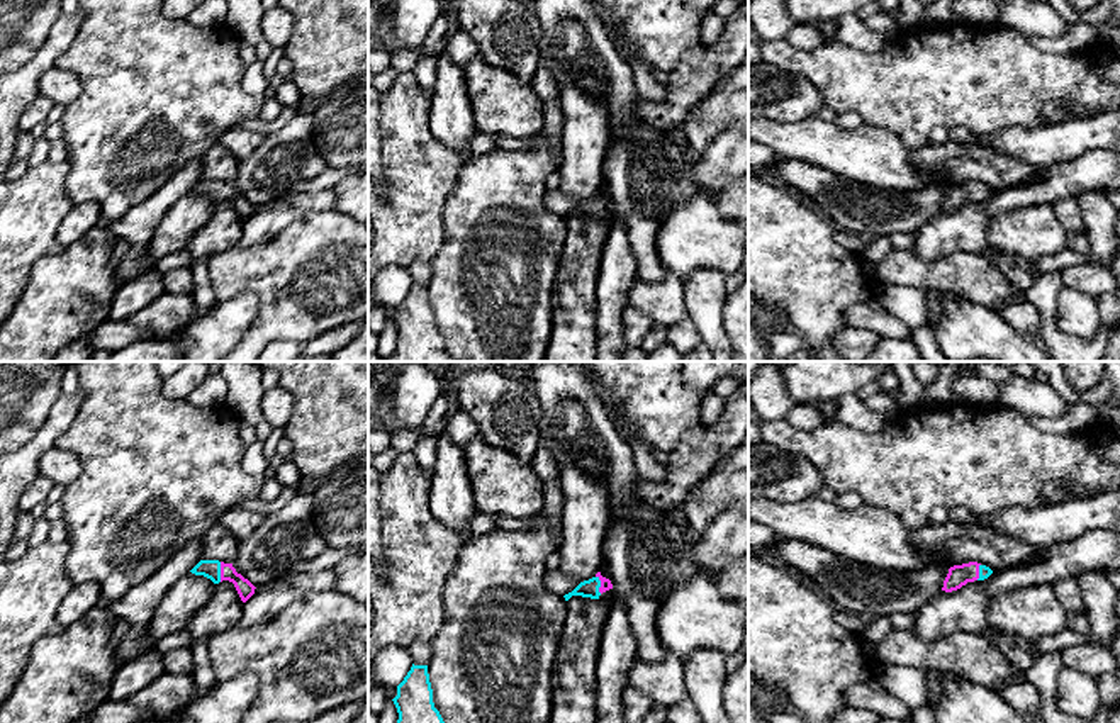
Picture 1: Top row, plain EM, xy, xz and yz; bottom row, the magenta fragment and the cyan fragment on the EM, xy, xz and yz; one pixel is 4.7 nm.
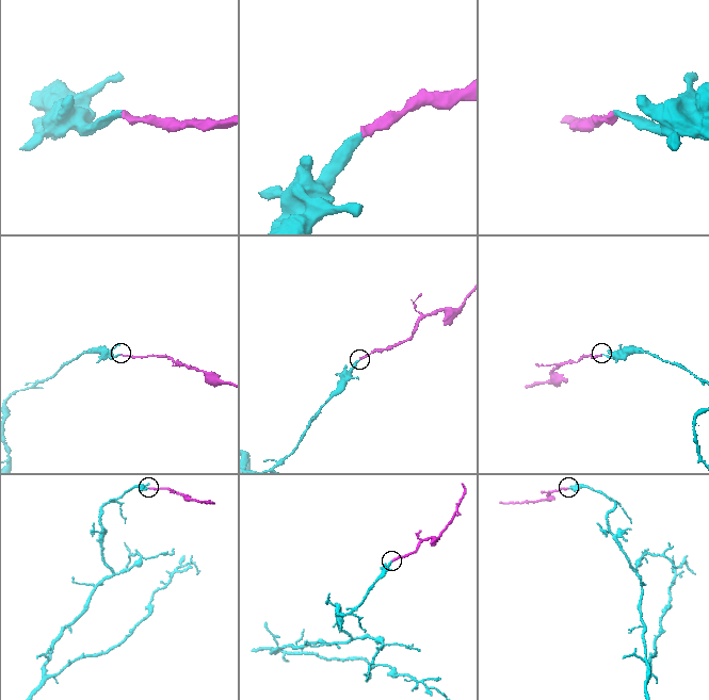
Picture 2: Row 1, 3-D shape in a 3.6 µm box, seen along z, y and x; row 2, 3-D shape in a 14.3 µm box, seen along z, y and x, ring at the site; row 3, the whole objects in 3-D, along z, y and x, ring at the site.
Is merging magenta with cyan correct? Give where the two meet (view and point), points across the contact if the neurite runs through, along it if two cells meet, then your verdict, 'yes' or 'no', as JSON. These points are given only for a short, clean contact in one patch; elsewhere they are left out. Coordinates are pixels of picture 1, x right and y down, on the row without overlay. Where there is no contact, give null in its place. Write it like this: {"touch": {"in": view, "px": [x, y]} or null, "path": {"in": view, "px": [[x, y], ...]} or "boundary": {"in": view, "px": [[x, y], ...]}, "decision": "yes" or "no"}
{"touch": {"in": "xy", "px": [221, 192]}, "path": {"in": "xy", "px": [[228, 192], [221, 192], [211, 189]]}, "decision": "yes"}

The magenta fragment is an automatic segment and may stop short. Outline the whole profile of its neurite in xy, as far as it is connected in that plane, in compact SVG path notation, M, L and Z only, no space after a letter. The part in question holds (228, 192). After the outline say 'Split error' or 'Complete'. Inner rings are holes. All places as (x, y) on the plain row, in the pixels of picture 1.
M200 180L190 192L210 199L214 204L222 200L232 202L243 222L246 222L256 209L248 199L236 192L232 183Z. Split error

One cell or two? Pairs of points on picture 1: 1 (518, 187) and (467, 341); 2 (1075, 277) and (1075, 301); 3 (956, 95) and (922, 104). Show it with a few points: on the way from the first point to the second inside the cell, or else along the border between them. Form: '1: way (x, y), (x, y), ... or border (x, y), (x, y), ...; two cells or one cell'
1: way (491, 224), (499, 236), (499, 263), (491, 302); one cell
2: border (1064, 284), (1097, 299); two cells
3: way (947, 95), (930, 95); one cell

